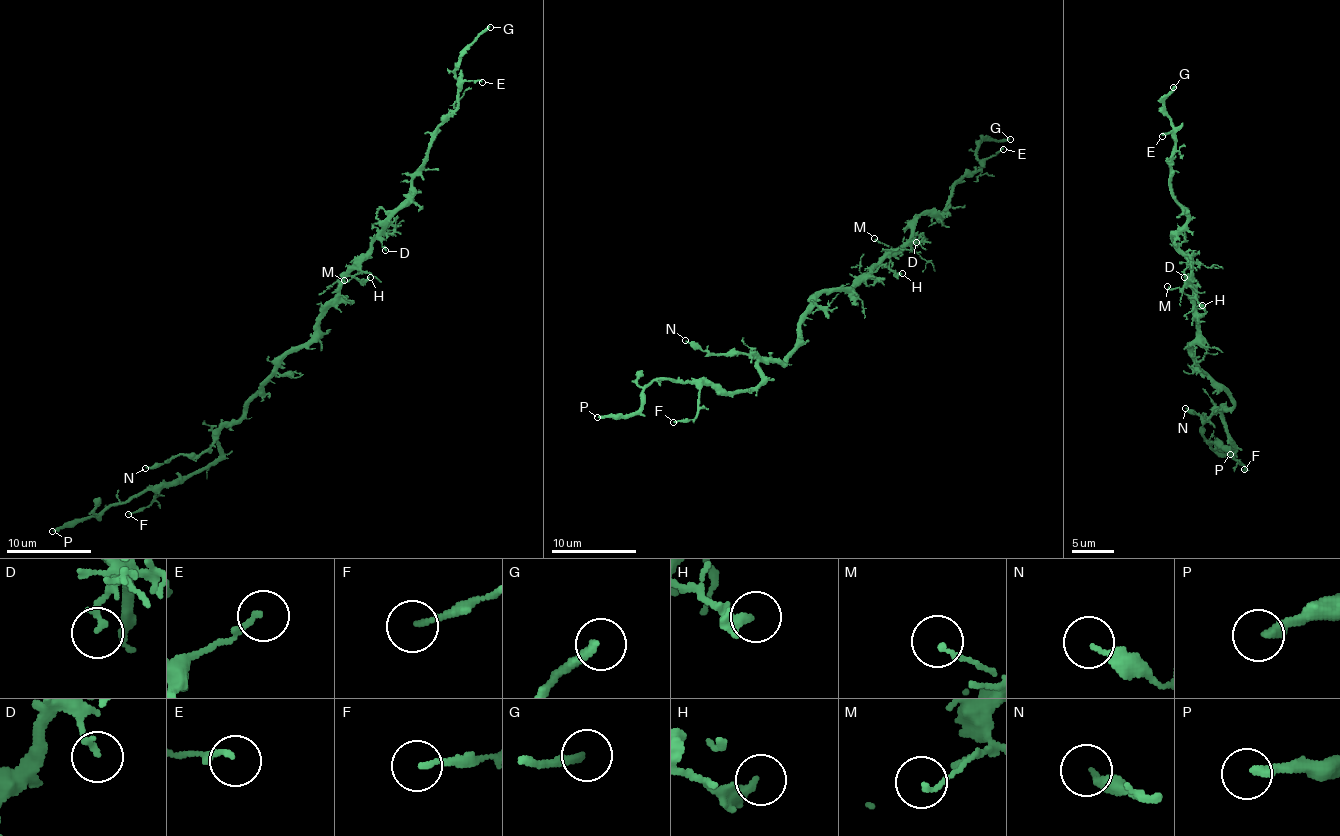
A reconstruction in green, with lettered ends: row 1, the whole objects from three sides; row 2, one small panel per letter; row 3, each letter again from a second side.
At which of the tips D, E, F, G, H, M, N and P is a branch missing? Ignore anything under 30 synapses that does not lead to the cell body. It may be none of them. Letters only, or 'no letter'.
G

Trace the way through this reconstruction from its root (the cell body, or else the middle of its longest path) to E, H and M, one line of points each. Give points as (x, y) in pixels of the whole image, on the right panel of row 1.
E: (1196, 339), (1192, 262), (1174, 243), (1174, 233), (1187, 220), (1187, 210), (1171, 188), (1174, 134), (1162, 136)
H: (1196, 339), (1195, 293), (1198, 303), (1202, 305)
M: (1196, 339), (1195, 291), (1187, 286), (1172, 290), (1167, 286)

